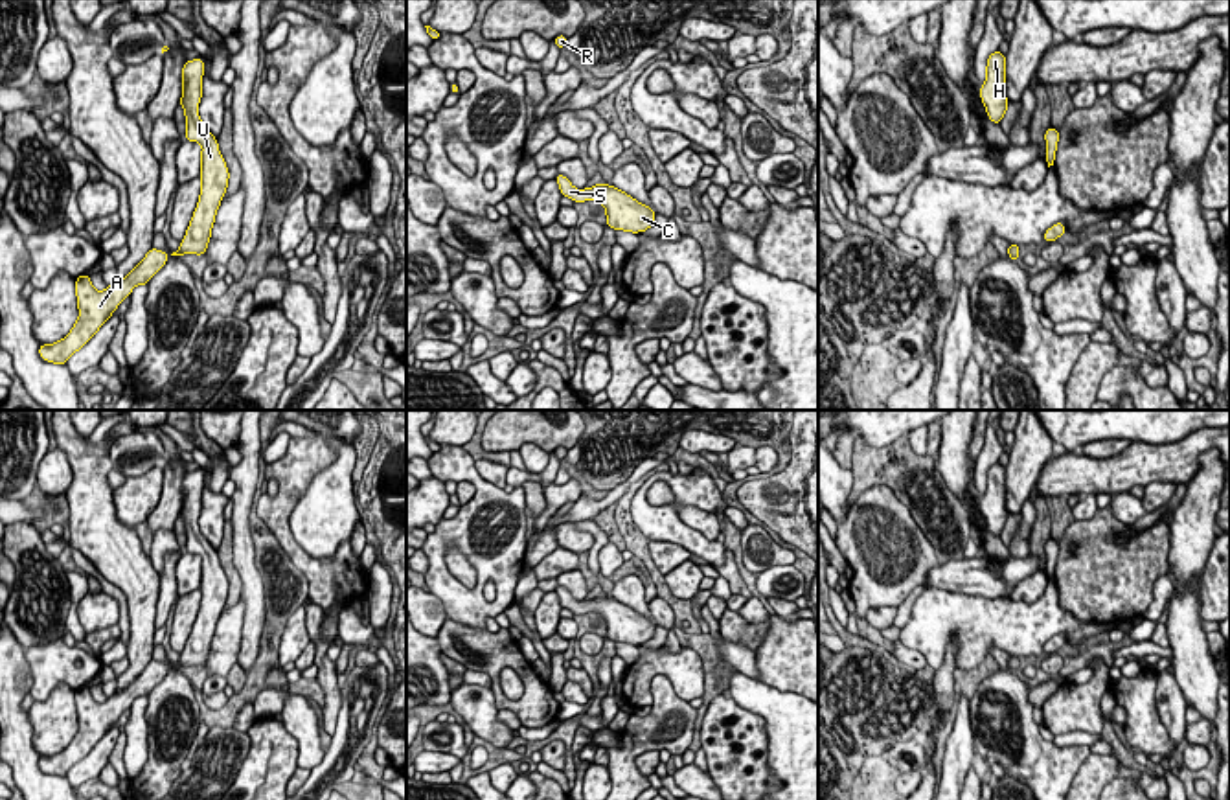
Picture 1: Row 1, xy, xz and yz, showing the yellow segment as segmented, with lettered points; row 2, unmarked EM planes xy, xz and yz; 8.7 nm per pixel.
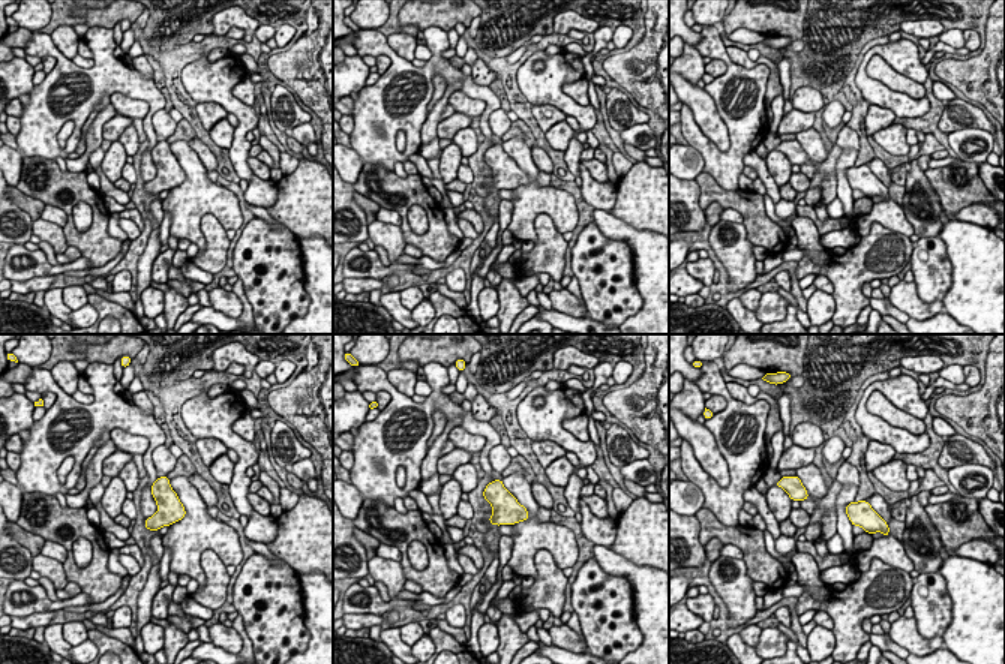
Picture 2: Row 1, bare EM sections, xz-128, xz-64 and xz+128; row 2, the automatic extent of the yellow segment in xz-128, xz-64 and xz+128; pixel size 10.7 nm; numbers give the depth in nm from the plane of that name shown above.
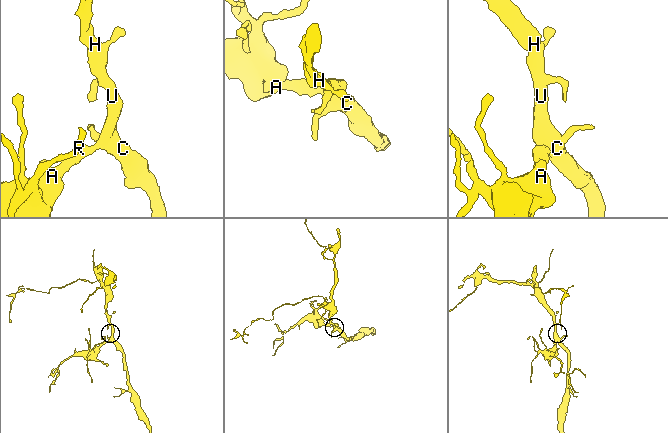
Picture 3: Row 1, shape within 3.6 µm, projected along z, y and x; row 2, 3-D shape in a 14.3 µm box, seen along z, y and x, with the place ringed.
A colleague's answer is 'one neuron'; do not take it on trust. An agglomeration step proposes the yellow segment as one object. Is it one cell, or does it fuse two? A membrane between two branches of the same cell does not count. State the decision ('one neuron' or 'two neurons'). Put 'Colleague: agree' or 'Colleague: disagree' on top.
Colleague: agree
one neuron

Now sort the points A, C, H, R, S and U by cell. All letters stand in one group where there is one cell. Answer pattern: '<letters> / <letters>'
A C H R S U

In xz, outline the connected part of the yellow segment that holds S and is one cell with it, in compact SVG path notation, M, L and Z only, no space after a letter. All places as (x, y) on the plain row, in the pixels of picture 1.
M557 585L555 594L559 596L561 607L572 611L574 614L596 612L599 614L607 627L607 638L612 642L623 642L640 646L655 636L655 622L638 614L625 603L610 596L596 596L594 600L577 601L572 594Z

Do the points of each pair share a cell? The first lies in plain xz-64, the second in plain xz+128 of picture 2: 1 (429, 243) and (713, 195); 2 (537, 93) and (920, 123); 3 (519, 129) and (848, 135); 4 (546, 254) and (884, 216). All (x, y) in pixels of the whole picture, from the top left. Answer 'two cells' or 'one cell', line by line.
1: one cell
2: two cells
3: two cells
4: two cells

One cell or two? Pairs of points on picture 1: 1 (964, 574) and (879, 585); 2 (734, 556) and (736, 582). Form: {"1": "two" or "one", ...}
{"1": "two", "2": "one"}

